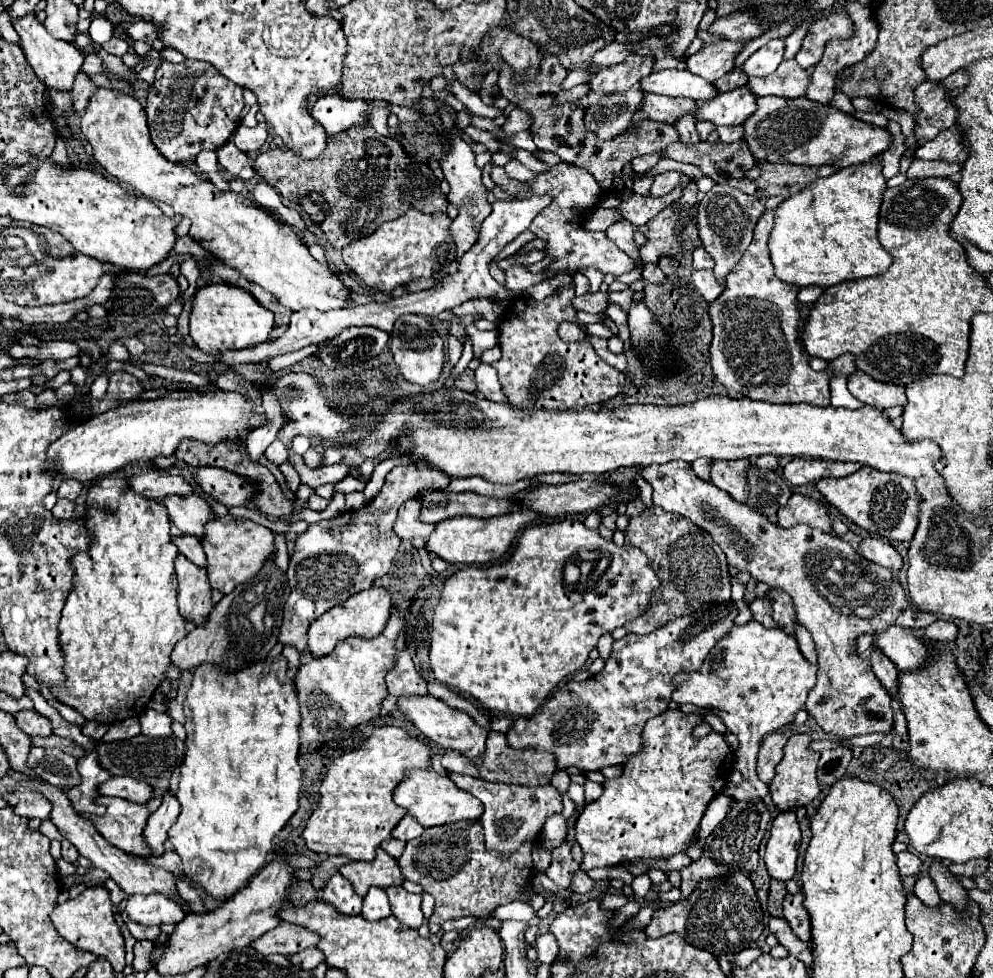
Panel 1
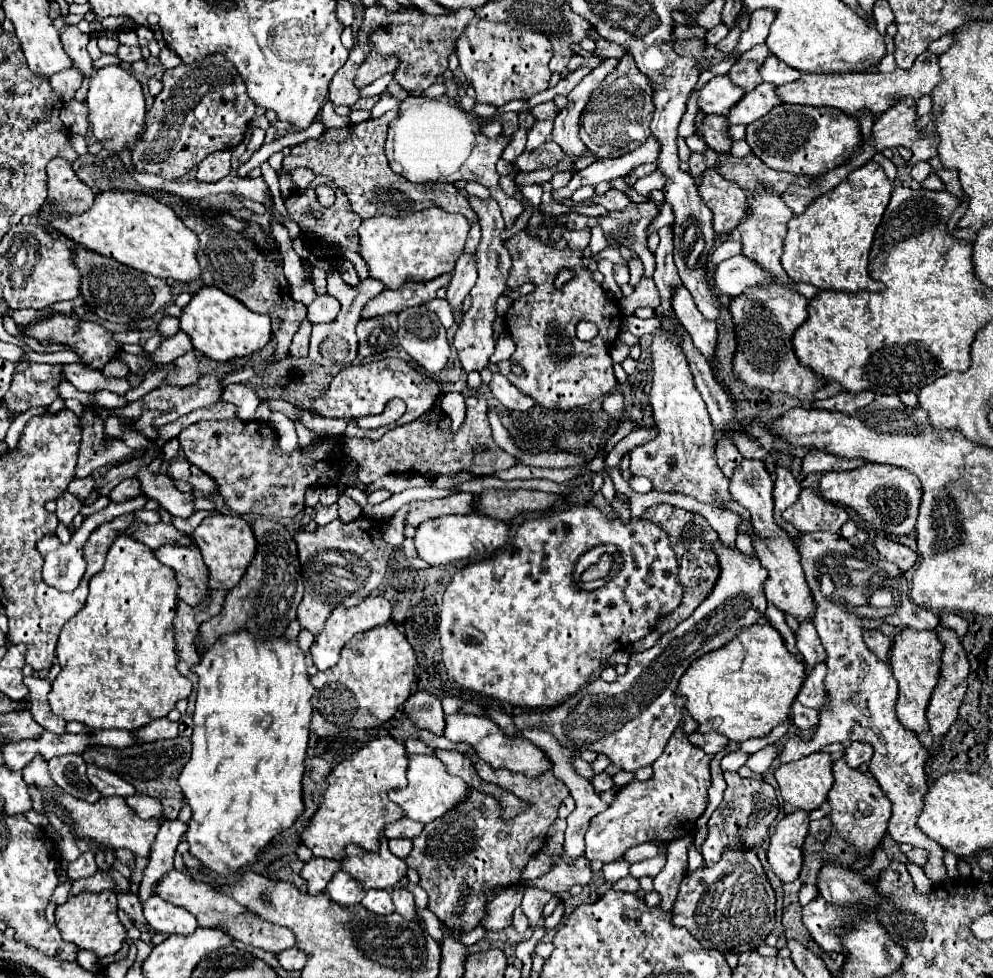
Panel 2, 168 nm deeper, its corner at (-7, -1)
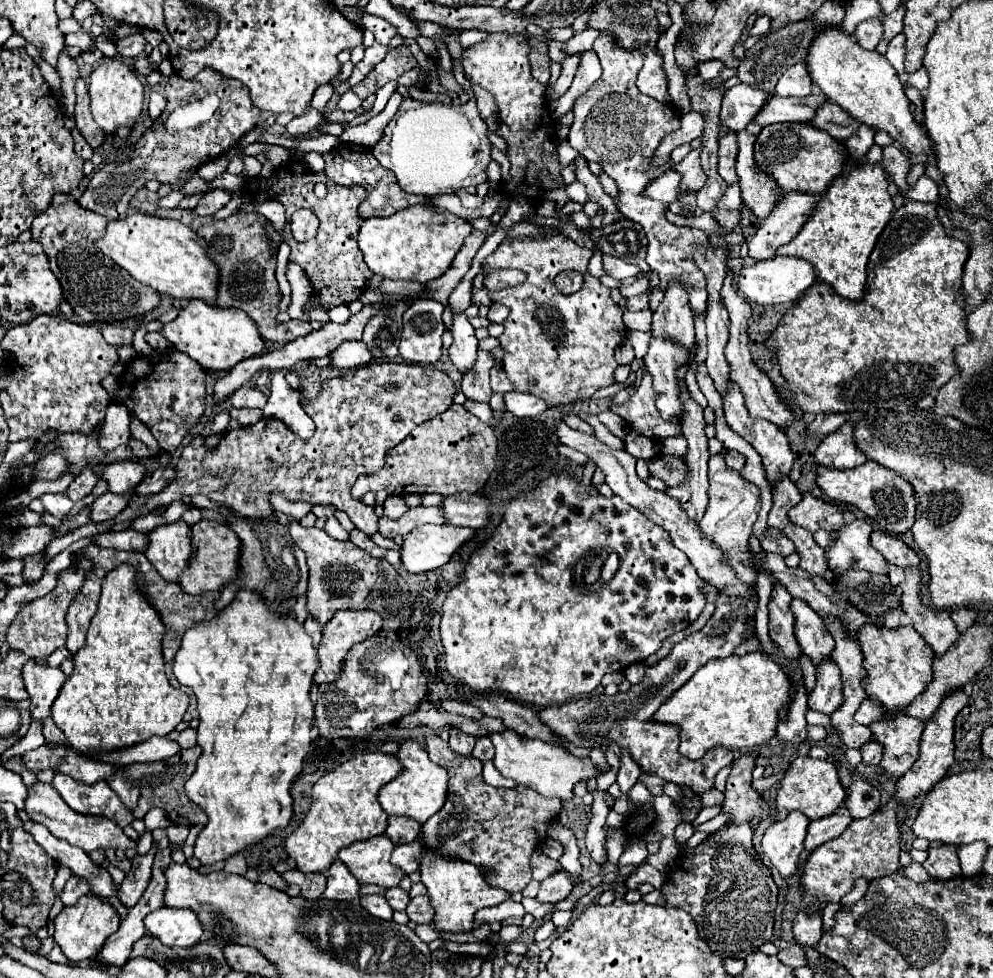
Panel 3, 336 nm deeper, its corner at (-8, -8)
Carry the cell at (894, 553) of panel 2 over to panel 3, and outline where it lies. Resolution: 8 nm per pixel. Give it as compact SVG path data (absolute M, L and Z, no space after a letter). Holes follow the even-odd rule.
M875 531L871 535L871 543L879 549L879 553L887 559L887 563L891 565L897 565L897 567L917 567L919 565L919 557L917 553L907 547L903 541L887 535L887 533L881 533L881 531Z

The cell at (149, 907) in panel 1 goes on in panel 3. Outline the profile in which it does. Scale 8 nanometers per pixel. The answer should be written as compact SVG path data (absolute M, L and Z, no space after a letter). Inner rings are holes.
M161 907L145 917L145 929L165 945L189 947L201 941L203 925L191 909Z

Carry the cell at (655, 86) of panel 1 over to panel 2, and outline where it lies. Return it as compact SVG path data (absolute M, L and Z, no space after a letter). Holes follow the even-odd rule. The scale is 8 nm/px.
M716 76L702 88L698 106L702 110L706 110L708 114L728 116L730 108L734 104L738 104L744 98L744 94L746 92L740 86L732 84L732 80L728 76Z

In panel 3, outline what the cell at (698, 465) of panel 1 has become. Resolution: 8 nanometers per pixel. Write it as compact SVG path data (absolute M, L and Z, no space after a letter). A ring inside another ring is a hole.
M727 451L725 453L725 463L727 463L727 467L731 467L735 471L741 471L743 465L745 465L745 457L737 451Z

